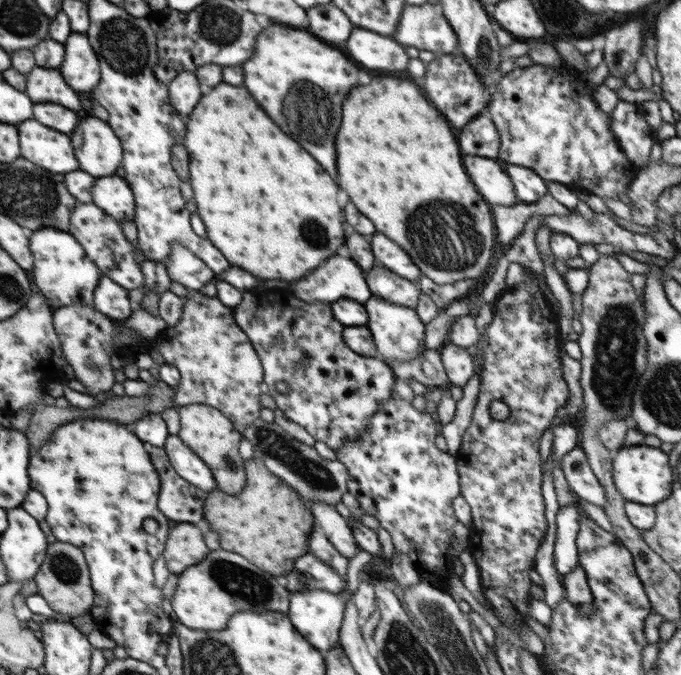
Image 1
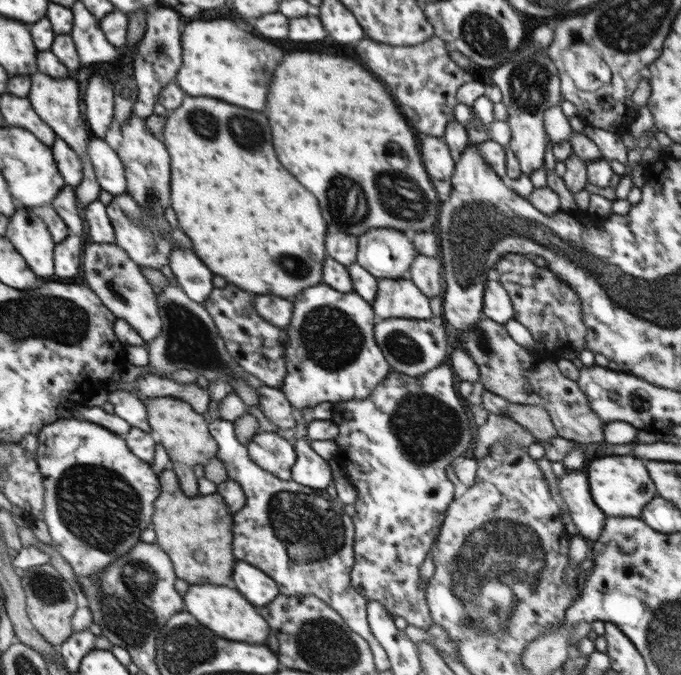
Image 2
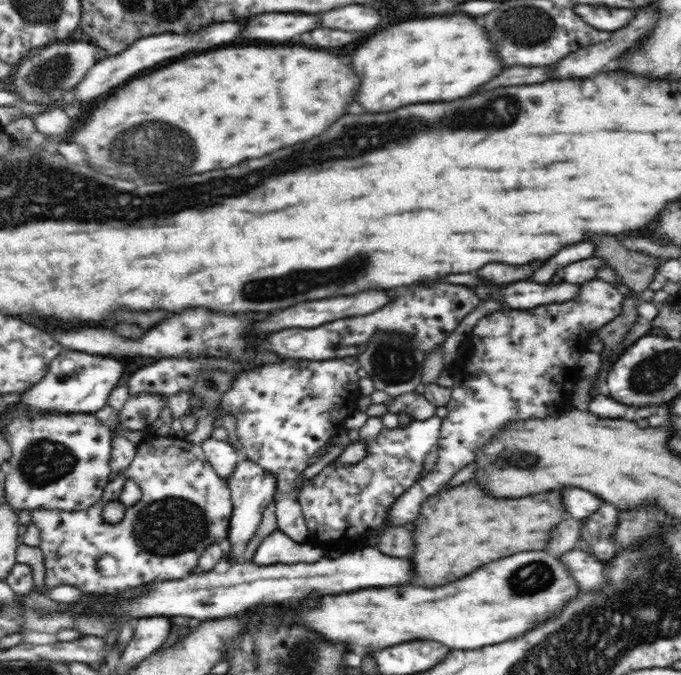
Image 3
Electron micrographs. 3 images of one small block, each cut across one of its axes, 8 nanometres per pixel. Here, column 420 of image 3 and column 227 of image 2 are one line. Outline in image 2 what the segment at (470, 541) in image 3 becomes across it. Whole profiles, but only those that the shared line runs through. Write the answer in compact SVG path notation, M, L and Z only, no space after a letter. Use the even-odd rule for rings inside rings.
M173 470L160 474L162 494L154 502L152 524L156 530L158 546L172 558L176 576L188 585L220 584L233 586L234 554L232 554L232 514L218 492L188 498L182 494L180 483ZM202 496L202 498L200 498ZM202 500L202 502L200 502Z

